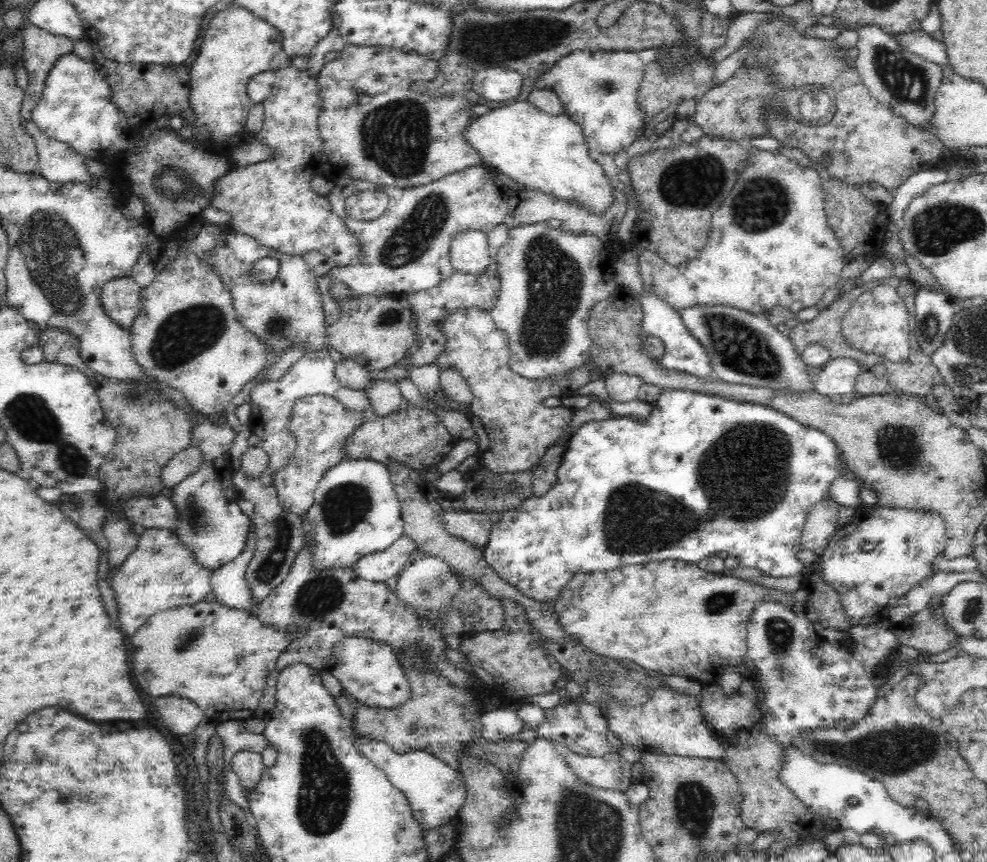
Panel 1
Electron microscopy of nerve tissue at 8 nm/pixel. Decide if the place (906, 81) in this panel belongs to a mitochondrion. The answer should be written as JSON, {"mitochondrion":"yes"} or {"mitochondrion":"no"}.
{"mitochondrion":"yes"}

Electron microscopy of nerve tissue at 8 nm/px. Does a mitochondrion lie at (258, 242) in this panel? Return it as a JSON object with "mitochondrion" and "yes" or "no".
{"mitochondrion":"no"}

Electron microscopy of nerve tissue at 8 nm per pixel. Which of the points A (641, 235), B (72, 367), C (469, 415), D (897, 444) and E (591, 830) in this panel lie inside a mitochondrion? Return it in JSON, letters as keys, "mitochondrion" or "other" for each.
{"A":"other","B":"other","C":"other","D":"mitochondrion","E":"mitochondrion"}

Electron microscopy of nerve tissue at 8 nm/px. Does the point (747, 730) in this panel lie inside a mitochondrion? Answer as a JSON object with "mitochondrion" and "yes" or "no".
{"mitochondrion":"no"}

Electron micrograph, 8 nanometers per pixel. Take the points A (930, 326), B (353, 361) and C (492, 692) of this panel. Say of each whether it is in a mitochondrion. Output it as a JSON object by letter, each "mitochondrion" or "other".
{"A":"mitochondrion","B":"other","C":"other"}

